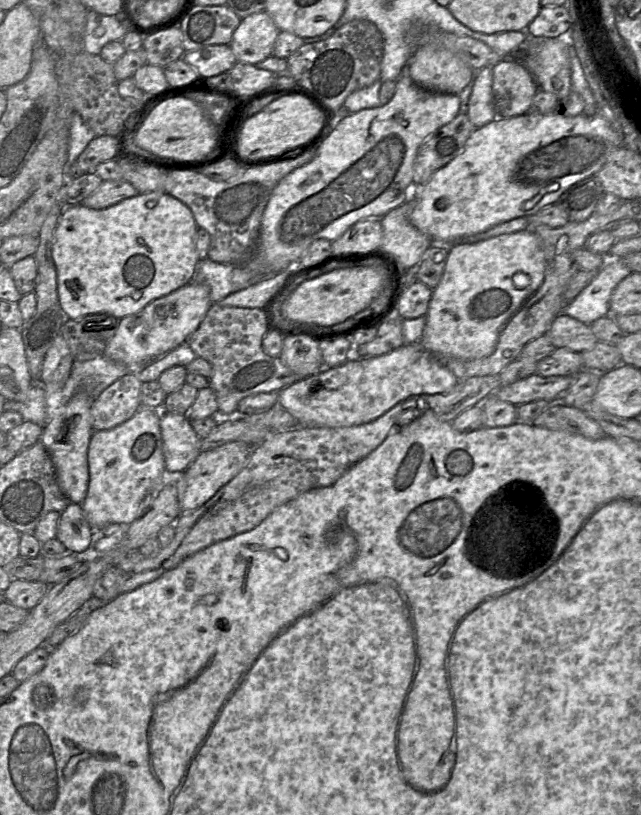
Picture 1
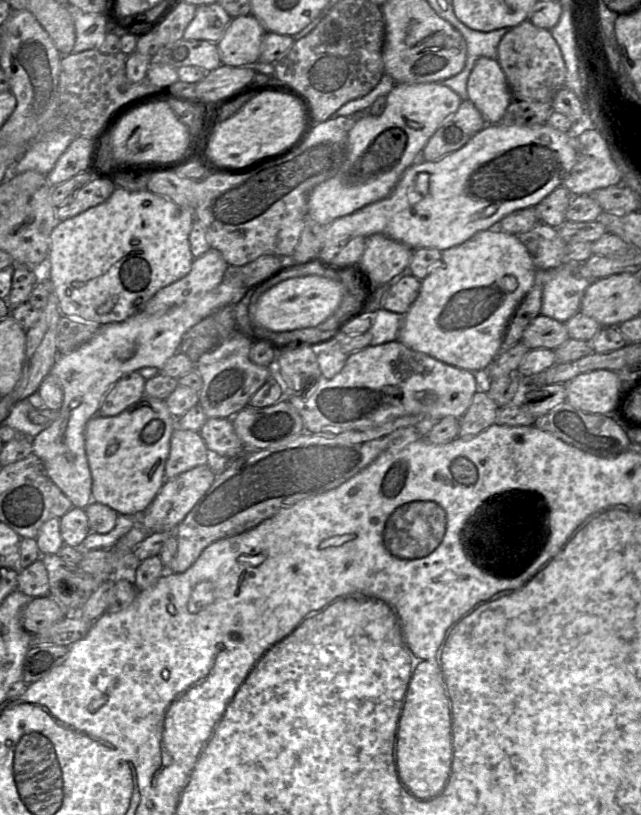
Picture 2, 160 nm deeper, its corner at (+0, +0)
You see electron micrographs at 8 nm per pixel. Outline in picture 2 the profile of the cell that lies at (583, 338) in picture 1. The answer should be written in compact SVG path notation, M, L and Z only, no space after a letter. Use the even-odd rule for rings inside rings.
M540 314L523 332L521 342L529 349L555 350L570 339L564 323Z

